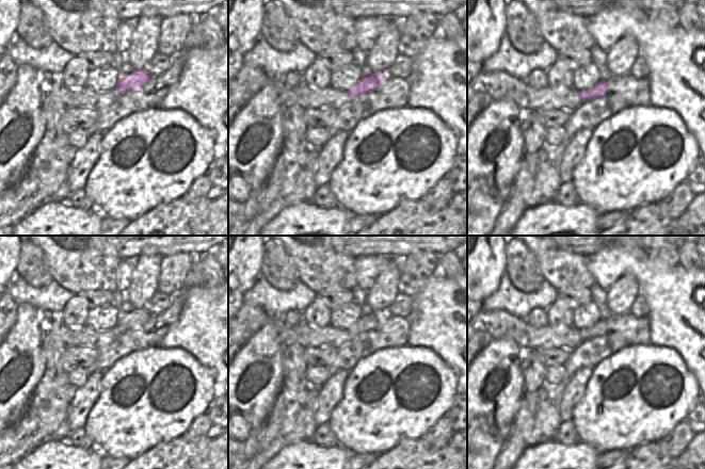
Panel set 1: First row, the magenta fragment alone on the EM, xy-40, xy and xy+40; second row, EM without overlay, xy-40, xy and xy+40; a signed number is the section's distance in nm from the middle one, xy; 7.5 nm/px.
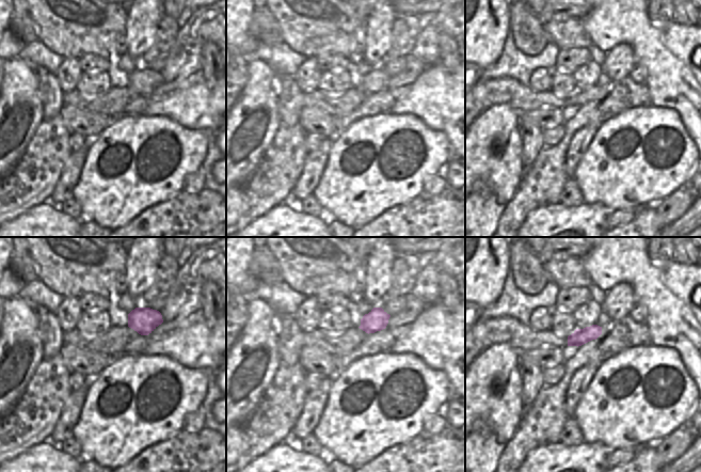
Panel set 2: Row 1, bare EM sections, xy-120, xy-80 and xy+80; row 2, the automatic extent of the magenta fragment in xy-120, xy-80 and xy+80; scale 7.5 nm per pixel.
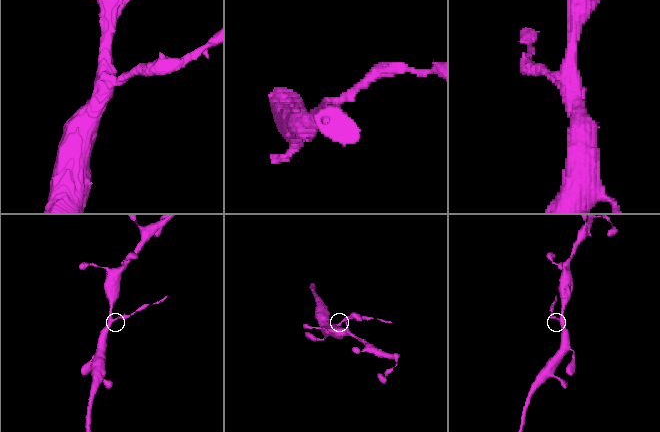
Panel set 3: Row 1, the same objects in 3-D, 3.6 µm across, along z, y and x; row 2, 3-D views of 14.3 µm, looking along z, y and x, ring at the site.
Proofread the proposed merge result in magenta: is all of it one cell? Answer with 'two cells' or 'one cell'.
two cells

